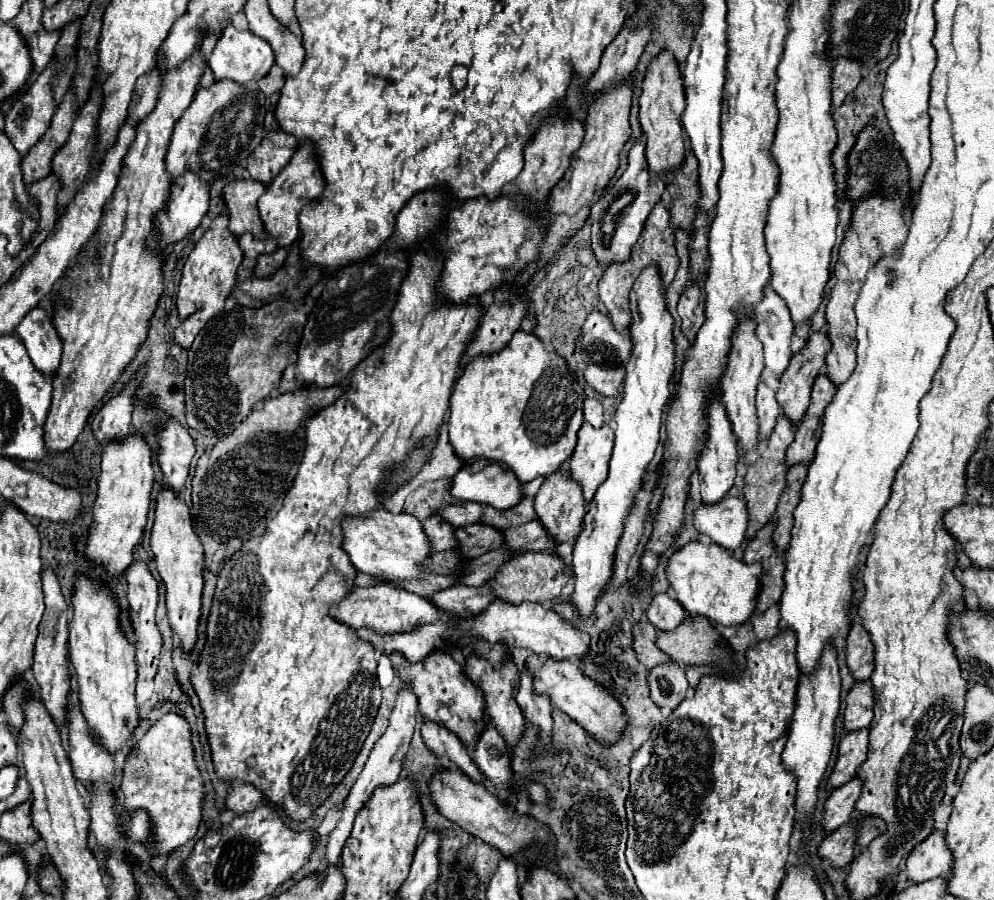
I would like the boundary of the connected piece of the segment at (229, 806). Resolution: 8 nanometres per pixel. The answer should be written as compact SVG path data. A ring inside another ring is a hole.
M232 784L224 800L226 810L232 810L234 814L252 812L262 804L264 804L264 796L250 784Z

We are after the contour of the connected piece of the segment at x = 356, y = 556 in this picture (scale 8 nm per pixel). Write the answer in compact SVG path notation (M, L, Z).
M376 510L372 514L348 516L344 518L344 522L340 522L340 526L344 528L344 552L358 572L384 580L412 580L424 574L420 562L430 556L430 542L422 530L420 520L416 520L414 516L392 516L386 510Z

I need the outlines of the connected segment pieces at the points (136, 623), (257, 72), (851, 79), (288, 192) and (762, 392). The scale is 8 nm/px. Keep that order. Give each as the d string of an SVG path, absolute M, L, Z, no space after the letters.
M132 562L130 568L126 570L126 580L128 580L128 614L132 620L132 628L136 634L136 666L138 666L138 678L142 680L152 680L156 676L158 668L158 654L162 648L162 636L158 632L158 626L154 622L154 612L158 604L158 584L152 578L152 574L146 568L146 562Z
M226 26L222 30L222 36L218 38L218 42L208 58L208 66L212 68L216 80L230 78L240 84L250 82L250 80L260 80L262 76L266 76L270 72L272 64L274 64L274 52L272 52L270 44L258 36L252 36L248 30L236 30L234 26Z
M838 58L834 66L834 82L832 82L832 108L838 108L844 98L858 86L860 82L860 68L858 60Z
M302 144L294 152L288 166L274 178L272 184L268 184L266 194L258 202L258 212L260 212L260 220L264 222L266 236L274 238L280 248L288 248L298 238L298 214L300 214L300 210L310 200L316 200L324 192L324 186L326 184L324 184L320 168L318 168L316 152L312 152L310 144L308 146Z
M758 384L756 414L758 414L758 422L760 422L760 442L766 442L776 426L778 402L776 402L776 392L764 384Z

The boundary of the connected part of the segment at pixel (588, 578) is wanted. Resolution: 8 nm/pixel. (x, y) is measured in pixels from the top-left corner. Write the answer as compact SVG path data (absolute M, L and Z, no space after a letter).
M656 266L644 268L636 278L630 292L630 312L632 312L632 322L628 334L632 340L632 356L626 362L622 396L614 416L616 444L610 460L610 472L606 482L596 490L592 502L588 504L582 534L574 544L572 568L576 574L576 590L572 594L572 602L582 616L592 614L596 598L610 582L614 552L624 530L624 520L634 504L636 492L642 486L646 466L652 462L654 452L660 444L662 414L670 398L670 380L674 374L674 352L676 352L676 342L672 336L674 320L672 314L668 312L660 270Z

